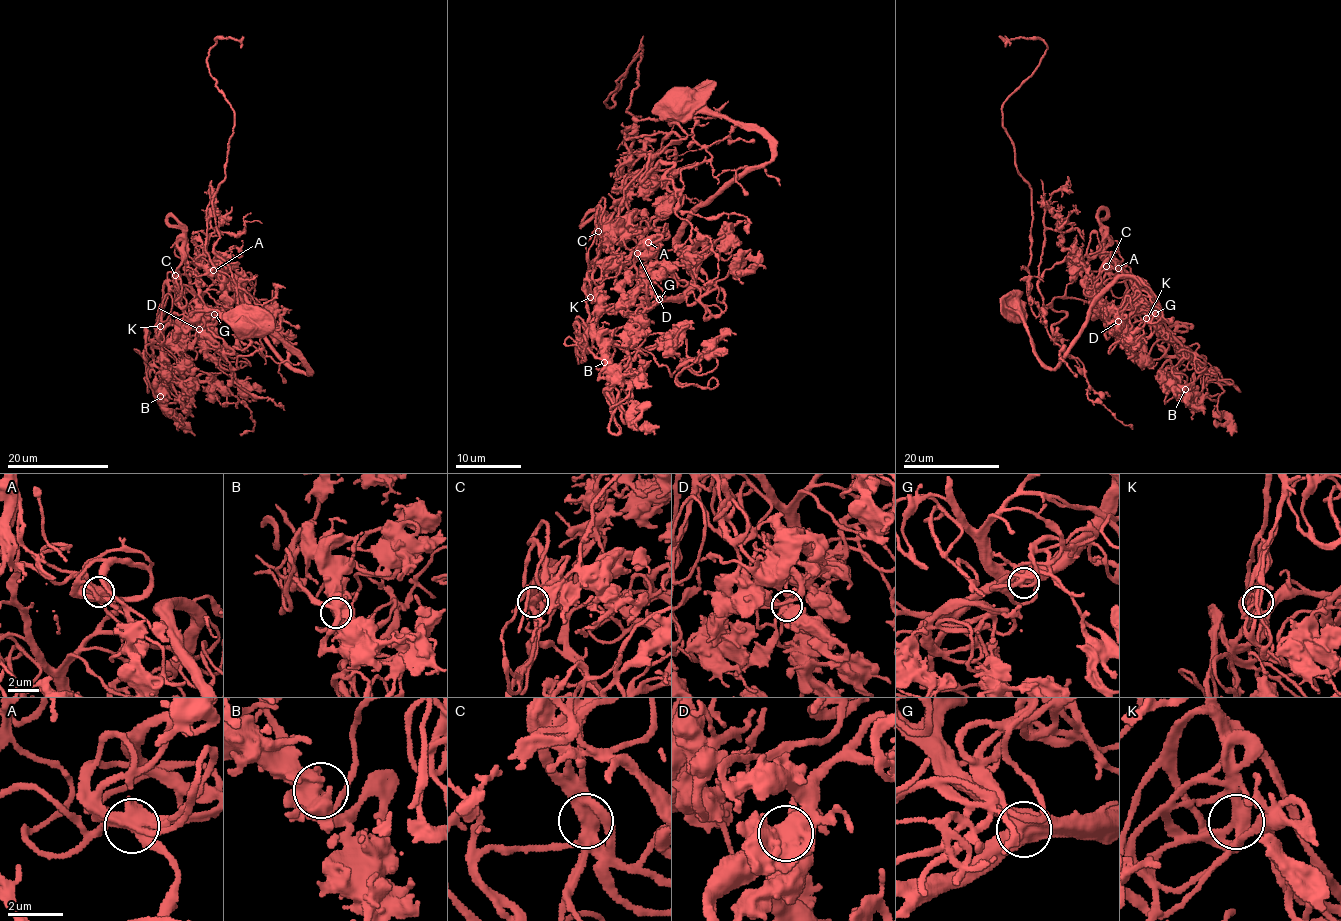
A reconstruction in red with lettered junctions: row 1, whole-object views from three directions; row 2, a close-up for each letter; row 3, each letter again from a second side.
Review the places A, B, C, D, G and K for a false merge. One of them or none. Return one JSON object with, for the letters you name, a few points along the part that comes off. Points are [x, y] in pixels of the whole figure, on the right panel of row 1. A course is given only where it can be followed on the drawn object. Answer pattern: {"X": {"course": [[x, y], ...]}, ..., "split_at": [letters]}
{"D": {"course": [[1117, 321], [1080, 299], [1055, 297], [1037, 316], [1028, 301], [1031, 187], [1001, 105], [1046, 48], [999, 35]]}, "split_at": ["D"]}

